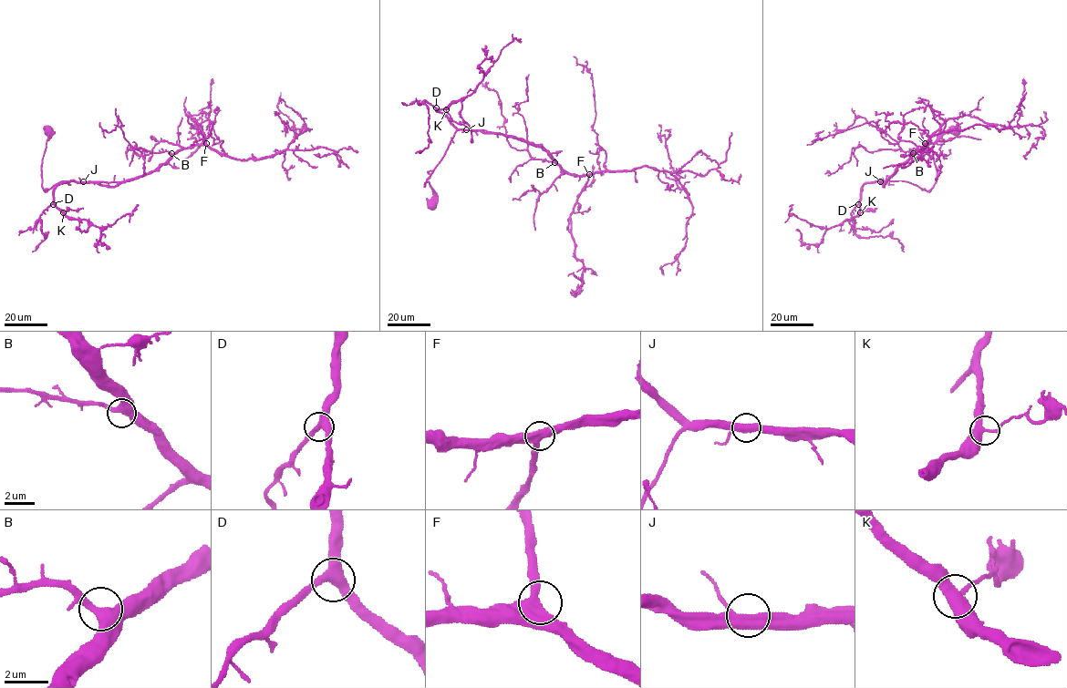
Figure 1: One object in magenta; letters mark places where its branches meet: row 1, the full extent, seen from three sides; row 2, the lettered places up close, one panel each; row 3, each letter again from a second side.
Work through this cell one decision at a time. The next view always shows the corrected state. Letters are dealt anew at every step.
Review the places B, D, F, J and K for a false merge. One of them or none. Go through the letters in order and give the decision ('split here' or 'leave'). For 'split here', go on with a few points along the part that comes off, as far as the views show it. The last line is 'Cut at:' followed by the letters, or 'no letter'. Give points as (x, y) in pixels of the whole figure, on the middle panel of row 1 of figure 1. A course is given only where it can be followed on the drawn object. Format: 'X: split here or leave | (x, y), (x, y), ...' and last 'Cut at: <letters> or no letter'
B: leave
D: leave
F: leave
J: leave
K: leave
Cut at: no letter

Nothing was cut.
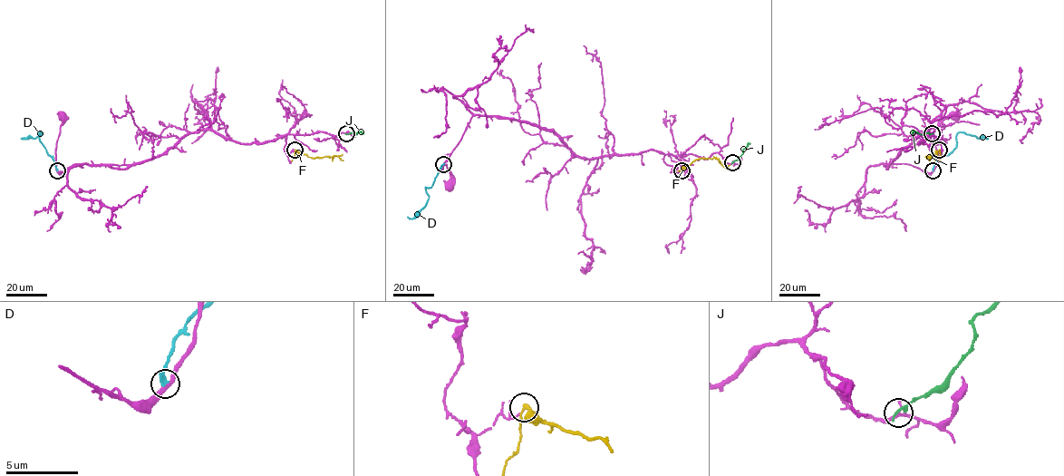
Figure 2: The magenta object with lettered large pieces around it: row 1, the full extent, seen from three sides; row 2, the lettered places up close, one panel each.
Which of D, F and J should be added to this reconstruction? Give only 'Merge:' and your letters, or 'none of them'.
Merge: none of them

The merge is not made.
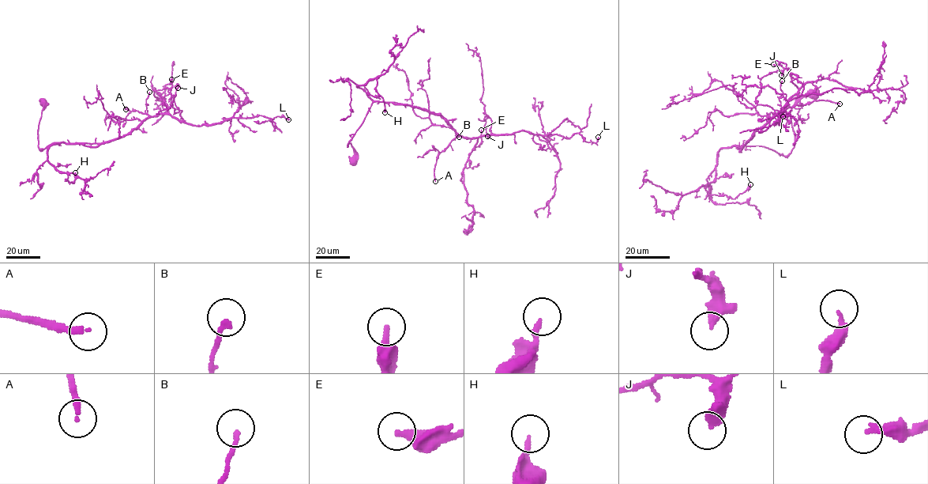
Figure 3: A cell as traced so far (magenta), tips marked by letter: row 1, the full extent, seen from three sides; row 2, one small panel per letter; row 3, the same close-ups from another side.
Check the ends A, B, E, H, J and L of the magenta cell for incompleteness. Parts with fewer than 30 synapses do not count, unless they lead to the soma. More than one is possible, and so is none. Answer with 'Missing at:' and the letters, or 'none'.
Missing at: A

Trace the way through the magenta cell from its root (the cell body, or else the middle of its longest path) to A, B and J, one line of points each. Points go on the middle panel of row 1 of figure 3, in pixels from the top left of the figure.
A: (353, 162), (355, 149), (347, 143), (373, 102), (417, 107), (438, 113), (458, 135), (438, 155), (435, 181)
B: (353, 162), (355, 149), (347, 143), (373, 102), (396, 102), (438, 113), (459, 137)
J: (353, 162), (355, 149), (347, 143), (376, 101), (438, 113), (468, 138), (492, 134), (486, 116), (487, 136)

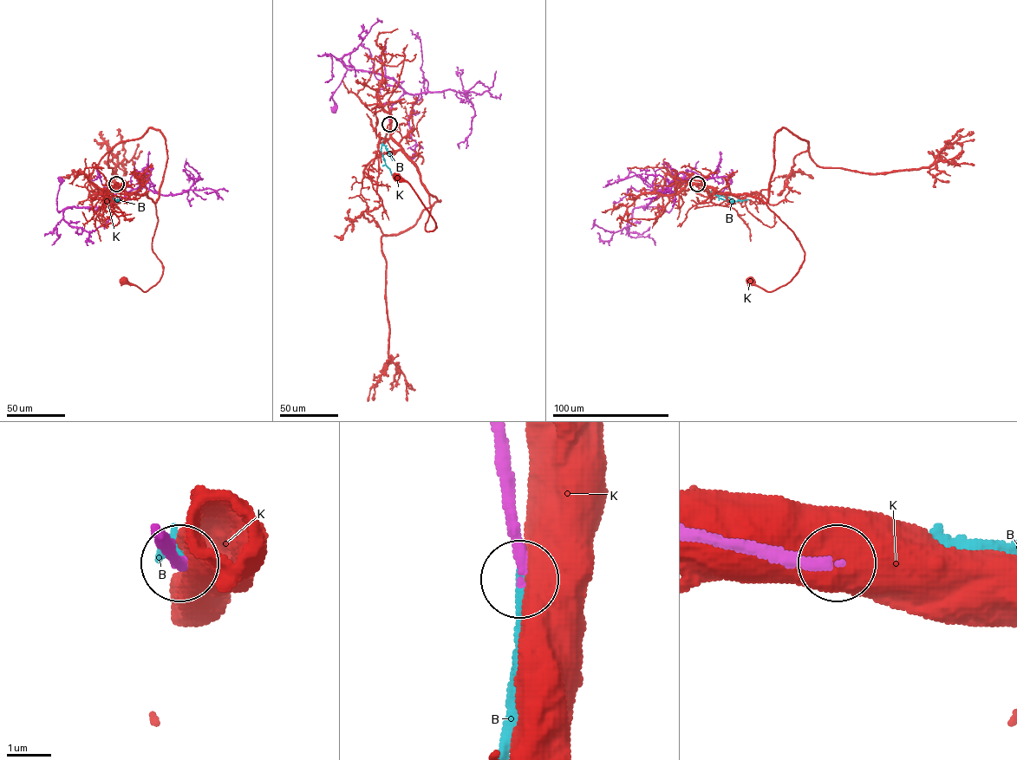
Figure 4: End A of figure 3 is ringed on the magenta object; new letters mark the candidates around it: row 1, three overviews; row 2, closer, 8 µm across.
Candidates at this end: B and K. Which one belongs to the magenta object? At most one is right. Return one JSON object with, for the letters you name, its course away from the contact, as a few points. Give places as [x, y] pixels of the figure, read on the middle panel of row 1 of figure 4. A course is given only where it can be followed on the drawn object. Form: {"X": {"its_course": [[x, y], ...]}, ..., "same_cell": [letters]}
{"B": {"its_course": [[389, 124], [381, 151], [392, 175]]}, "same_cell": ["B"]}

